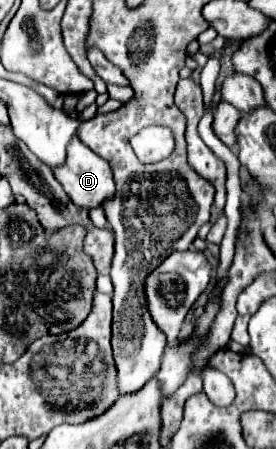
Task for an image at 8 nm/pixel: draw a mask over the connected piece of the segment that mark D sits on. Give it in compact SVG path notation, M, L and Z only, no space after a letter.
M77 134L71 138L71 142L67 146L65 164L55 166L53 174L59 180L59 184L63 186L63 190L71 196L71 200L75 200L75 204L79 204L81 208L91 210L95 206L101 206L105 202L105 198L111 198L115 192L115 182L113 182L109 164L101 156L97 156L89 146L85 146Z

